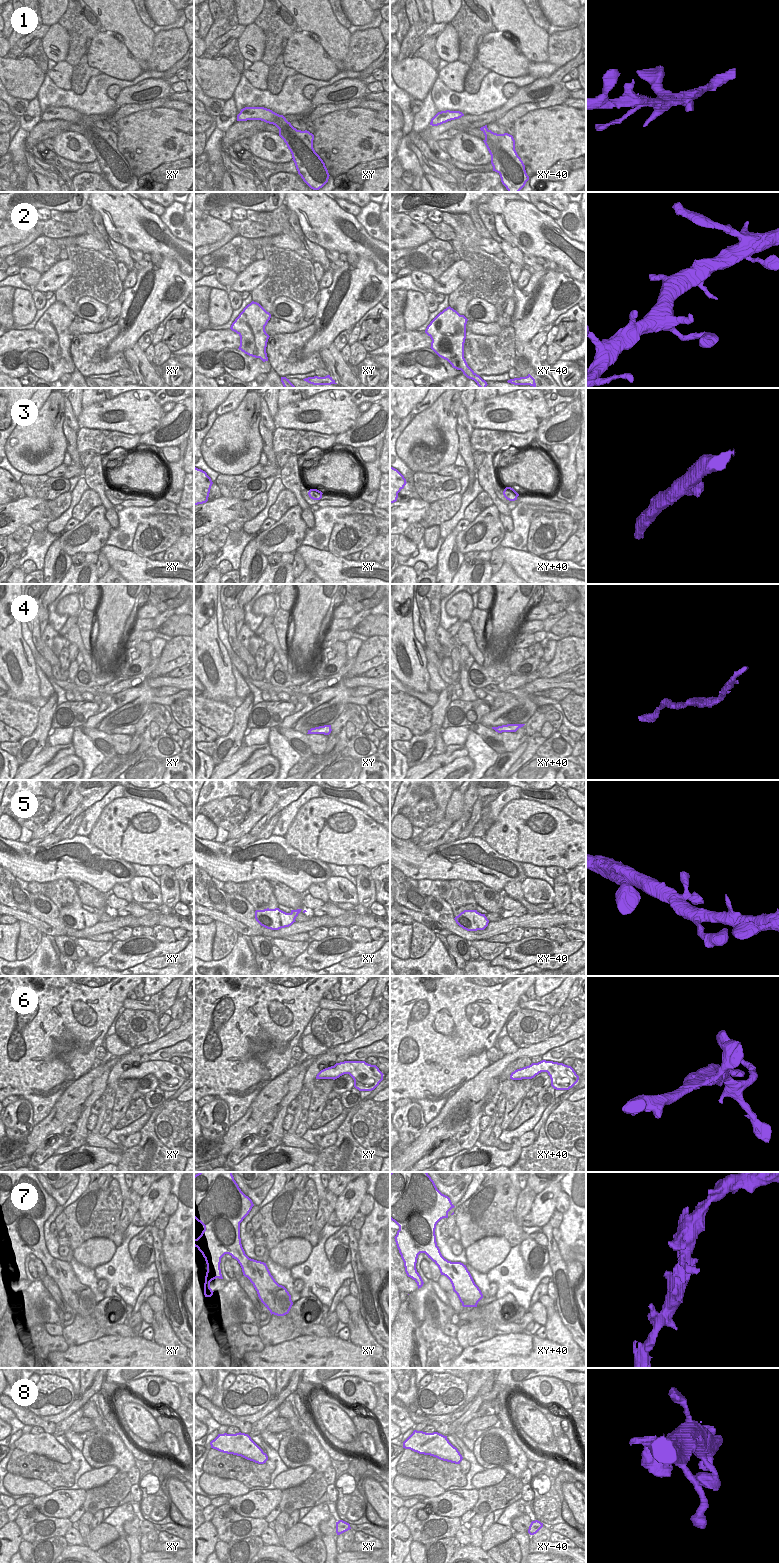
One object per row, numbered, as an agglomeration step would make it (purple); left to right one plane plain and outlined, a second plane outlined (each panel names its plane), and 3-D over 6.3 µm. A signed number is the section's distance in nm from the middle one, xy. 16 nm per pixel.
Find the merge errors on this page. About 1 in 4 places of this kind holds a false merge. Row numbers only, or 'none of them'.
6

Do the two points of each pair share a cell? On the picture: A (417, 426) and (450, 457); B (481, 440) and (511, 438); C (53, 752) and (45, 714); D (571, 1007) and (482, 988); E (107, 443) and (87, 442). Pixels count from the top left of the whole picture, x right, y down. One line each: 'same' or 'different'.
A: same
B: same
C: different
D: different
E: same

